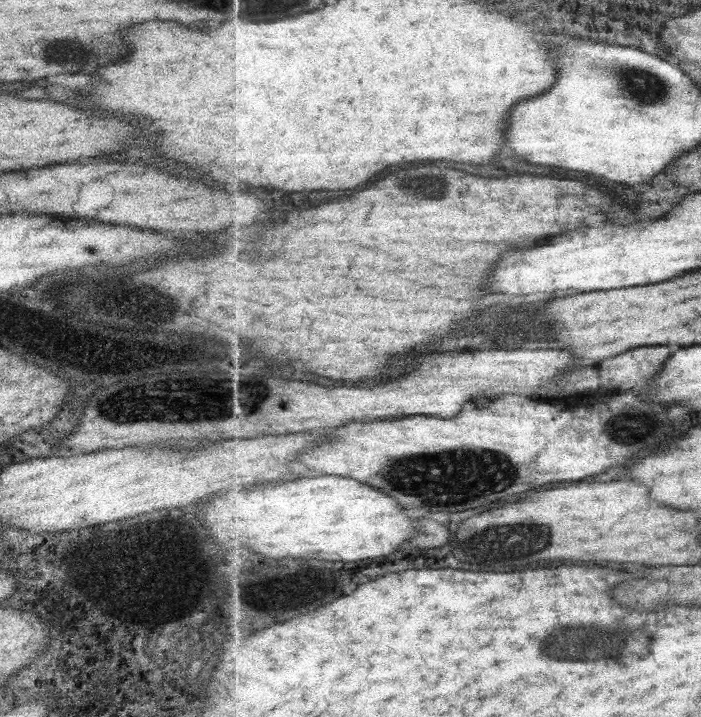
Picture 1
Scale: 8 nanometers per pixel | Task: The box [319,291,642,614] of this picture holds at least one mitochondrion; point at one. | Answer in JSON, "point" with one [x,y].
{"point":[464,477]}

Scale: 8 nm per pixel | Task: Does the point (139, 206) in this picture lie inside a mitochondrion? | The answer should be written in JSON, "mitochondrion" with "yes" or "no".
{"mitochondrion":"no"}

